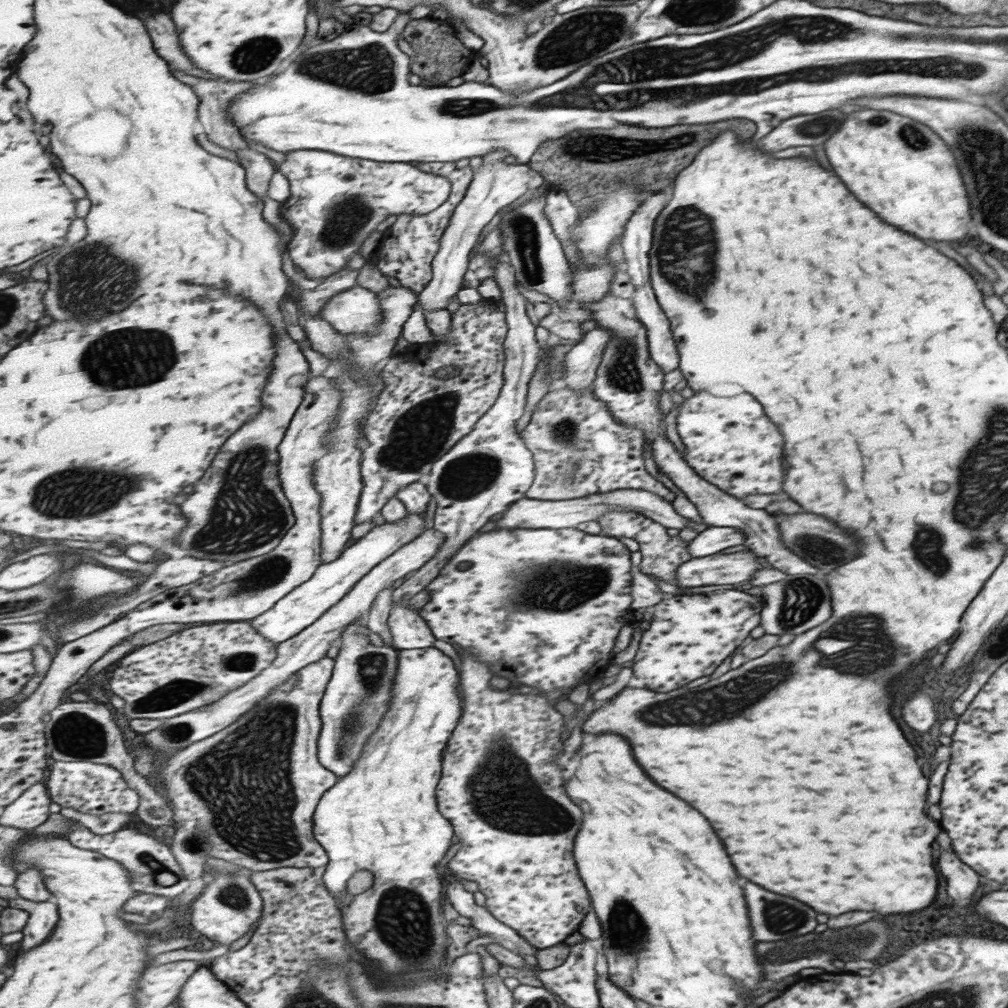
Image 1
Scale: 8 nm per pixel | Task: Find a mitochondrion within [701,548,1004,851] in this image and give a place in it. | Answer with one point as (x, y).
(802, 598)

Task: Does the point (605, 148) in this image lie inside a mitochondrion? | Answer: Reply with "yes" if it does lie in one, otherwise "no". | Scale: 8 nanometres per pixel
yes

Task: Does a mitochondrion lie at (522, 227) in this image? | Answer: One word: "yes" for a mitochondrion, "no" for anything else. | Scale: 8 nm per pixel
yes

